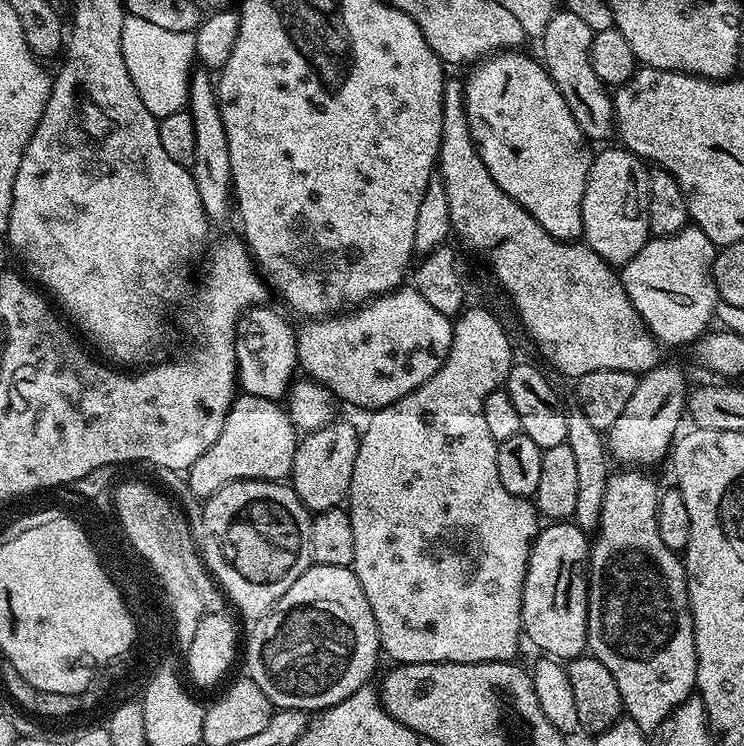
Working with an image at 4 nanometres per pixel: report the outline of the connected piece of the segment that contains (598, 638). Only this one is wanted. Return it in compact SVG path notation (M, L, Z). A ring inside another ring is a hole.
M620 470L624 472L613 471L606 482L606 492L602 498L602 512L600 514L600 524L596 527L594 539L590 544L590 555L588 558L588 642L587 651L610 674L614 674L614 682L618 682L618 694L622 694L624 703L624 712L627 719L636 723L642 730L656 728L665 723L671 717L672 713L679 708L683 700L693 695L696 687L696 647L694 646L694 622L690 614L690 602L688 601L688 575L684 569L684 561L670 546L662 542L658 535L658 498L661 489L656 488L656 484L647 476L644 470Z

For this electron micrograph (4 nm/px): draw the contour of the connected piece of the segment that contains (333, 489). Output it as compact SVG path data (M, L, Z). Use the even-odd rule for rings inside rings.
M333 418L329 424L299 437L290 486L309 513L339 508L347 501L350 477L354 475L354 458L358 458L360 432L348 420Z

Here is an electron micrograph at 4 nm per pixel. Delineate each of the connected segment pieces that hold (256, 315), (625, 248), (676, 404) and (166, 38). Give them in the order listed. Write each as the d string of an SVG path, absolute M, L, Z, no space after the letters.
M255 305L240 316L235 330L237 381L248 396L281 401L291 389L298 370L297 331L276 311Z
M615 146L616 148L608 148L605 152L597 151L592 157L592 165L590 170L586 174L586 190L582 194L582 226L584 231L582 233L583 243L588 247L594 249L597 254L601 256L607 264L613 266L622 266L626 262L630 262L630 258L634 258L634 254L638 254L638 250L642 250L642 246L650 239L650 229L648 226L648 174L649 169L646 167L645 161L640 157L634 155L634 153L628 151L623 146Z
M662 362L637 379L636 389L626 402L626 408L610 426L606 433L606 448L613 461L621 460L624 466L648 466L656 464L669 455L677 439L676 427L680 415L686 412L686 393L690 384L684 381L684 372L676 364Z
M128 14L122 26L122 54L126 70L130 70L134 90L138 90L138 98L146 102L146 110L150 110L150 114L163 118L189 107L188 88L194 73L192 64L196 60L193 33L174 33Z

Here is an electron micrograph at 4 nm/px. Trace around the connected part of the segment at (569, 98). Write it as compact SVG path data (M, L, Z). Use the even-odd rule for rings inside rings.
M558 10L550 18L550 22L546 22L542 37L542 63L548 69L554 86L558 86L562 98L566 98L566 106L570 106L570 114L574 114L574 122L578 122L582 134L588 137L589 141L596 142L613 135L616 115L612 105L613 93L608 85L600 81L598 74L594 74L594 66L590 66L593 35L590 26L586 26L586 22L579 20L575 14Z

